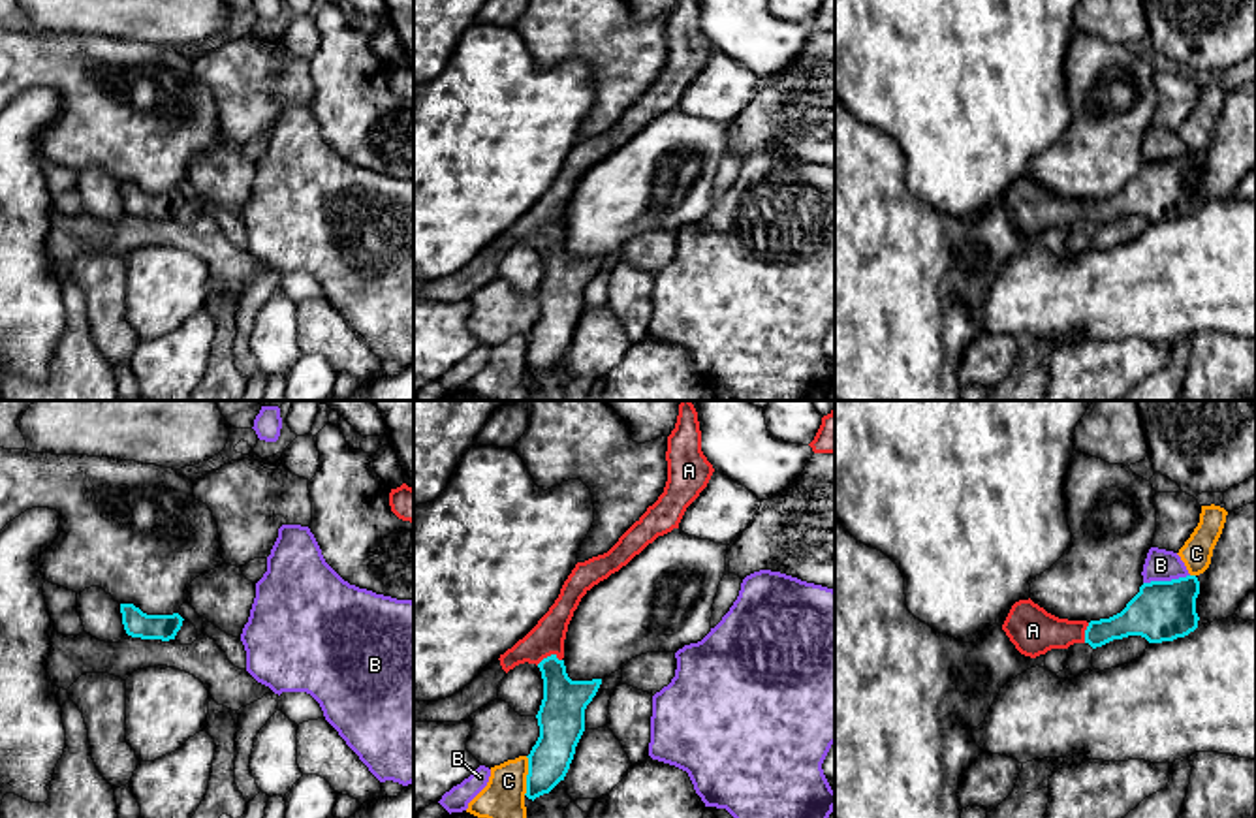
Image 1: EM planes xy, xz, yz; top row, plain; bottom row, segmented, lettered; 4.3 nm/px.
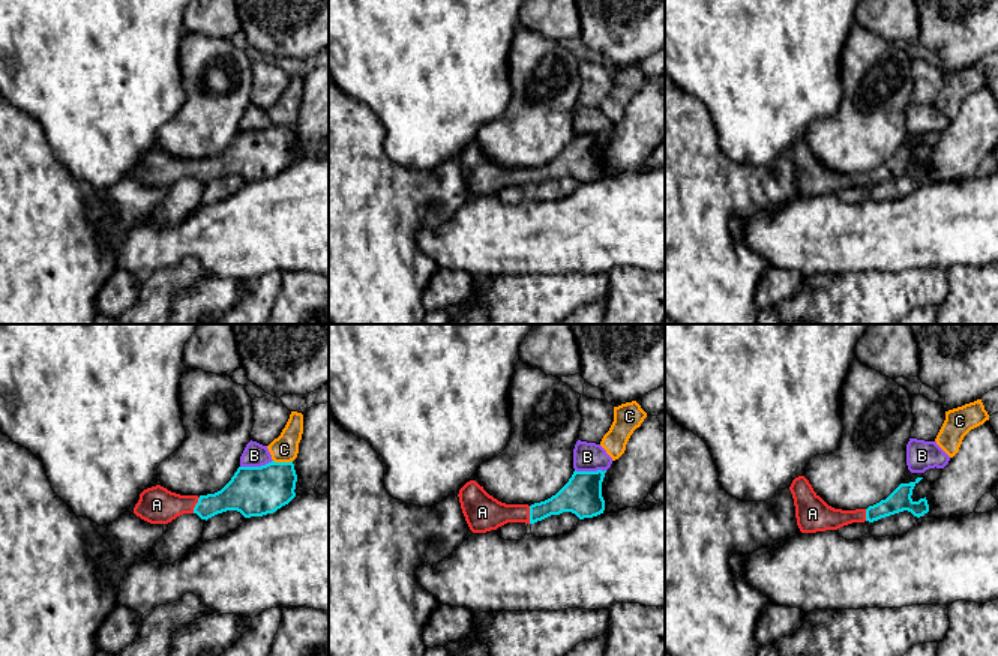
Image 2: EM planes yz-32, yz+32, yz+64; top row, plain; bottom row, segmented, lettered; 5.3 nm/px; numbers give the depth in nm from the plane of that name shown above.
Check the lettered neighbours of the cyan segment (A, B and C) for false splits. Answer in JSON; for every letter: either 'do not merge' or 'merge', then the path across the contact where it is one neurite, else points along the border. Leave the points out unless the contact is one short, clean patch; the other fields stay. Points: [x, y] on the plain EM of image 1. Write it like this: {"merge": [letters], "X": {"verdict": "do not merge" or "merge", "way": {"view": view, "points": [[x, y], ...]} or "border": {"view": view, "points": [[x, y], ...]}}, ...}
{"merge": ["A"], "A": {"verdict": "merge", "way": {"view": "xz", "points": [[561, 292], [561, 271], [548, 235], [548, 215]]}}, "B": {"verdict": "do not merge", "border": {"view": "yz", "points": [[1189, 153], [1177, 158], [1151, 158], [1144, 162]]}}, "C": {"verdict": "do not merge"}}

